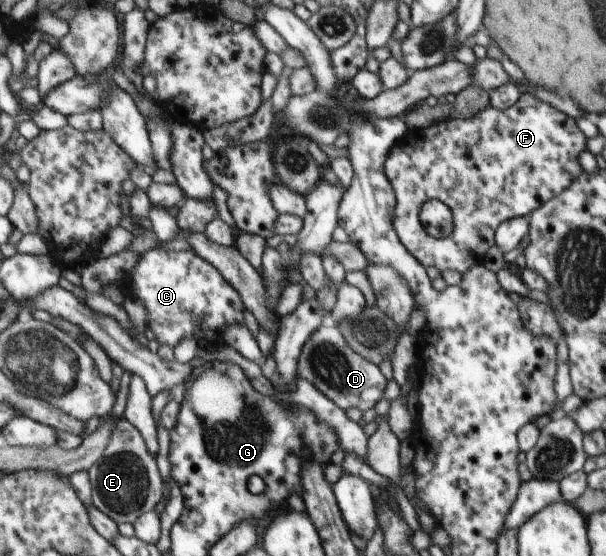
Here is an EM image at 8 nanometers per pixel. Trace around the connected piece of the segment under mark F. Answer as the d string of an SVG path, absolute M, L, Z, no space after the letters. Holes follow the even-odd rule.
M523 93L523 95L515 102L510 108L506 110L498 110L492 106L485 108L484 110L474 113L471 118L467 119L454 119L446 118L445 120L438 120L431 126L425 128L416 128L408 130L405 135L390 149L387 154L386 160L384 161L383 167L386 178L390 181L393 186L394 194L397 200L395 208L395 215L393 220L394 228L396 229L397 235L400 237L402 244L405 249L414 255L424 268L428 266L436 266L441 272L443 270L456 270L462 275L470 270L470 267L474 265L480 265L483 262L484 255L488 252L488 249L495 244L495 232L498 226L504 221L516 218L526 217L533 210L536 210L542 203L548 202L555 196L558 196L566 187L570 186L571 182L583 171L581 164L579 163L579 156L586 149L587 137L582 130L578 127L575 118L560 112L555 109L552 105L542 102L538 97L531 95L530 93ZM432 198L441 200L453 214L453 231L450 235L438 239L428 234L423 226L420 225L418 219L418 212L420 212L421 206Z

